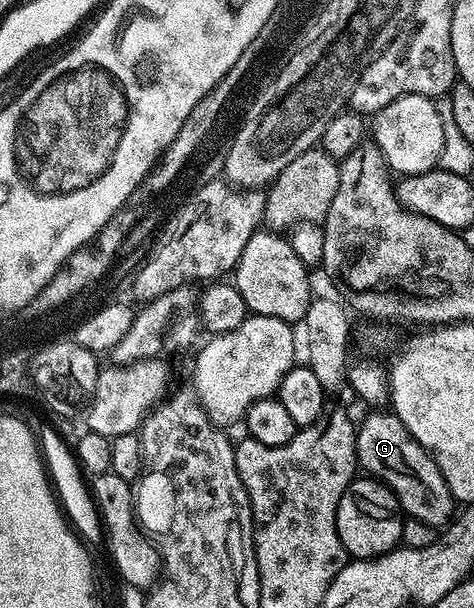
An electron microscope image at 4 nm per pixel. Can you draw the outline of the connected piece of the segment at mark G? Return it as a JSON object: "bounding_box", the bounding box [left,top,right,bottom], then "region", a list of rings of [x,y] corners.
{"bounding_box":[355,412,457,527],"region":[[[394,412],[368,413],[371,414],[363,422],[358,422],[355,431],[355,459],[358,468],[390,487],[407,517],[416,517],[436,527],[446,526],[456,512],[457,502],[435,460],[431,458],[426,447],[413,439],[405,423],[401,423]]]}

